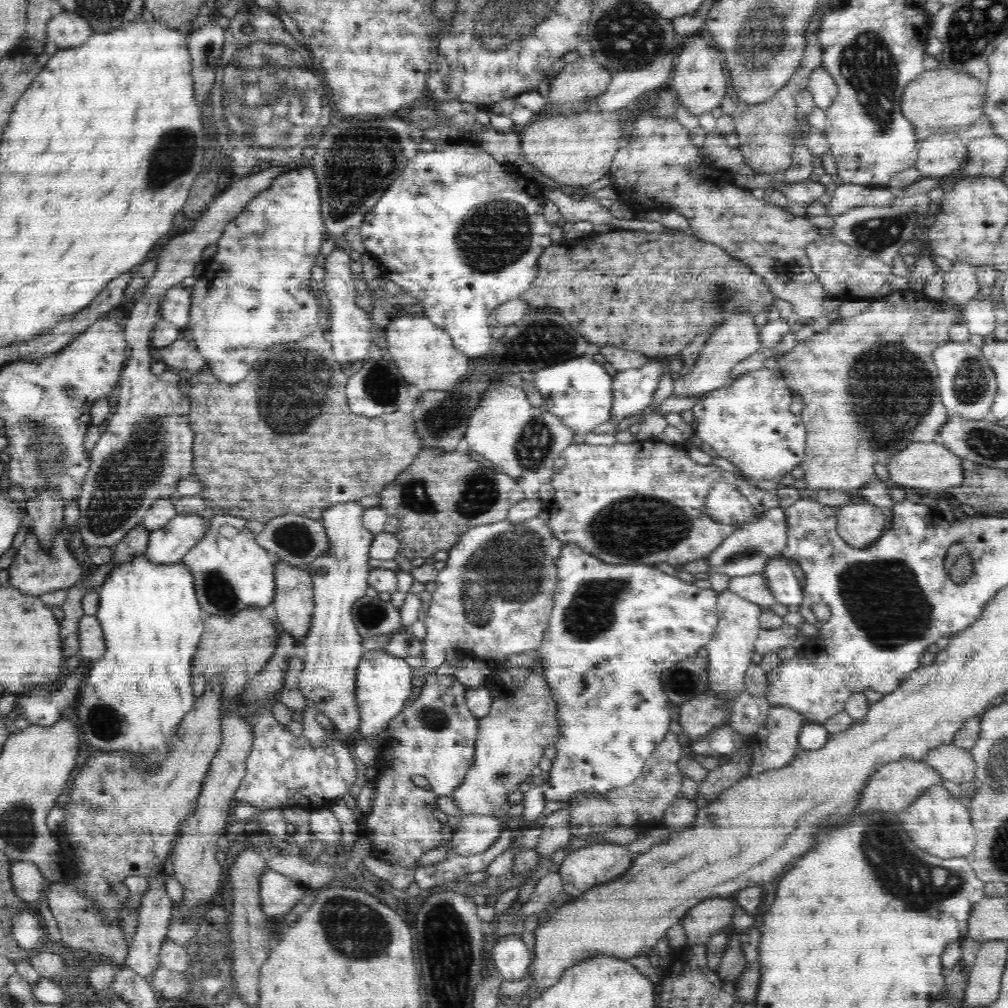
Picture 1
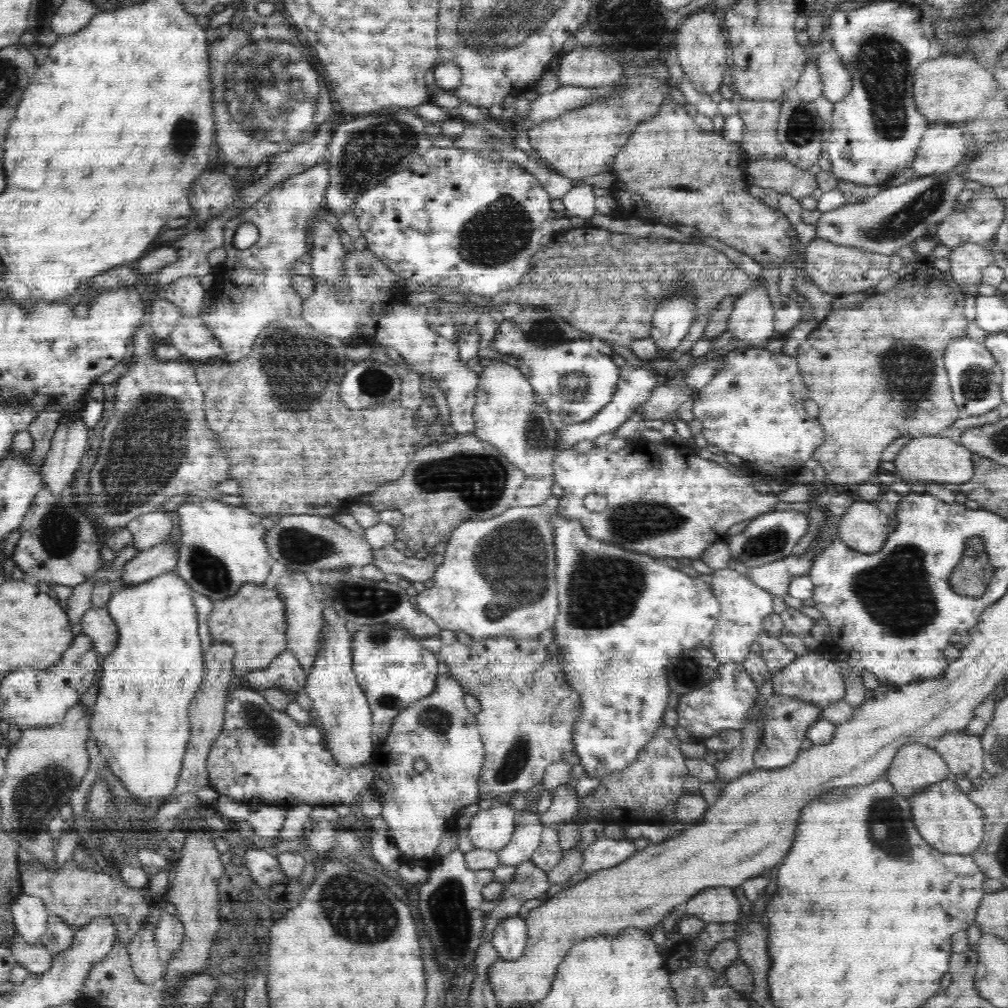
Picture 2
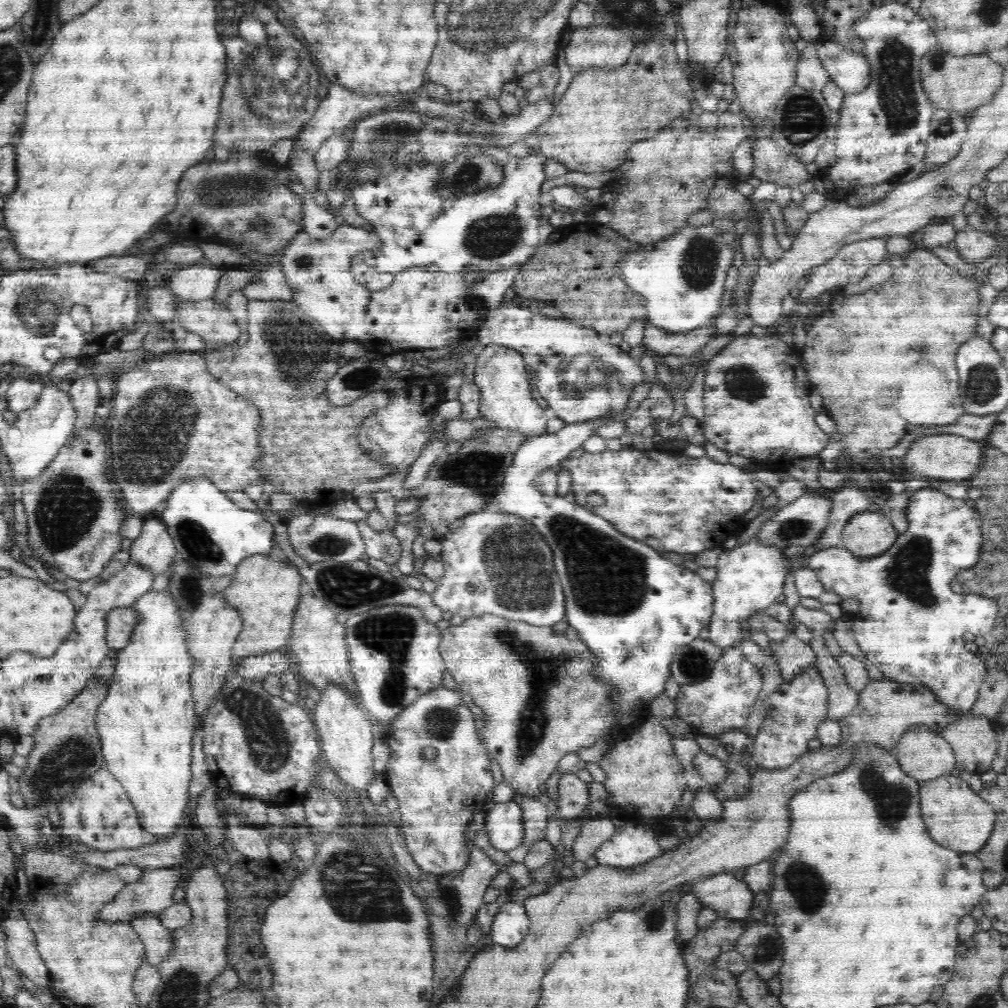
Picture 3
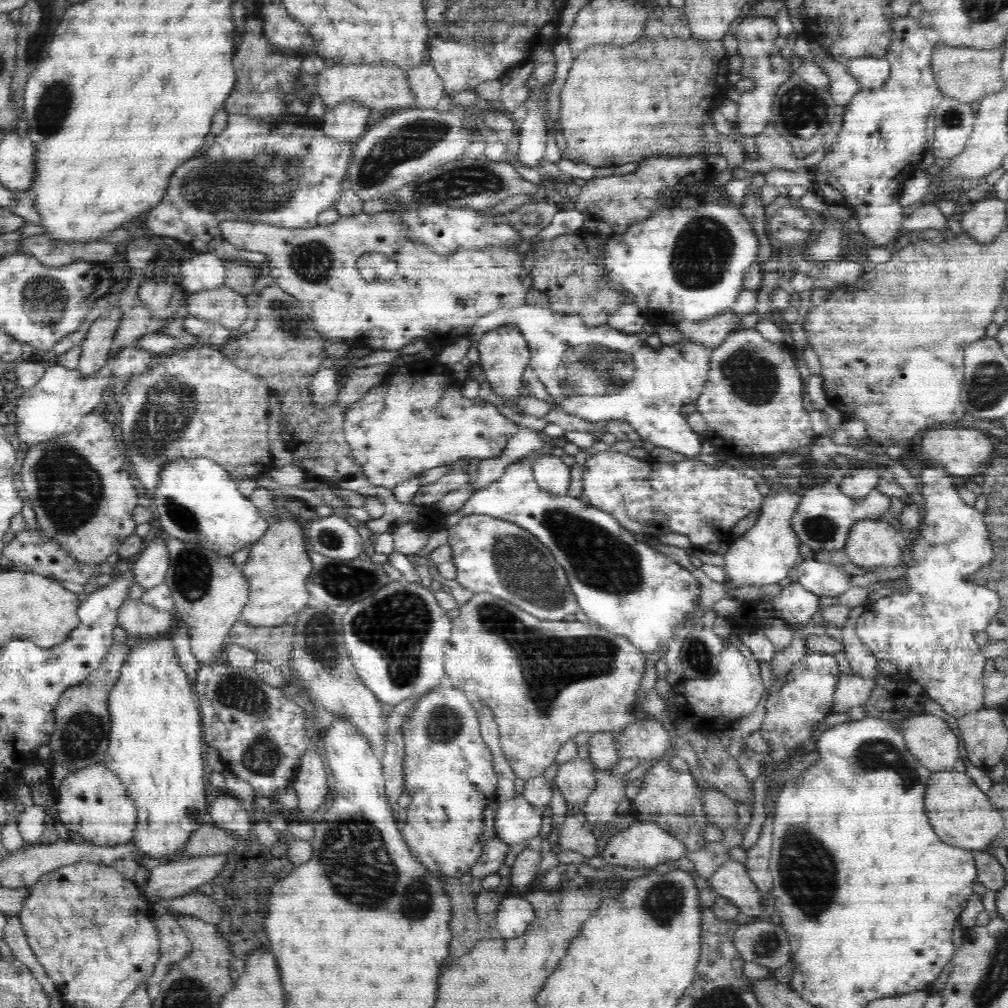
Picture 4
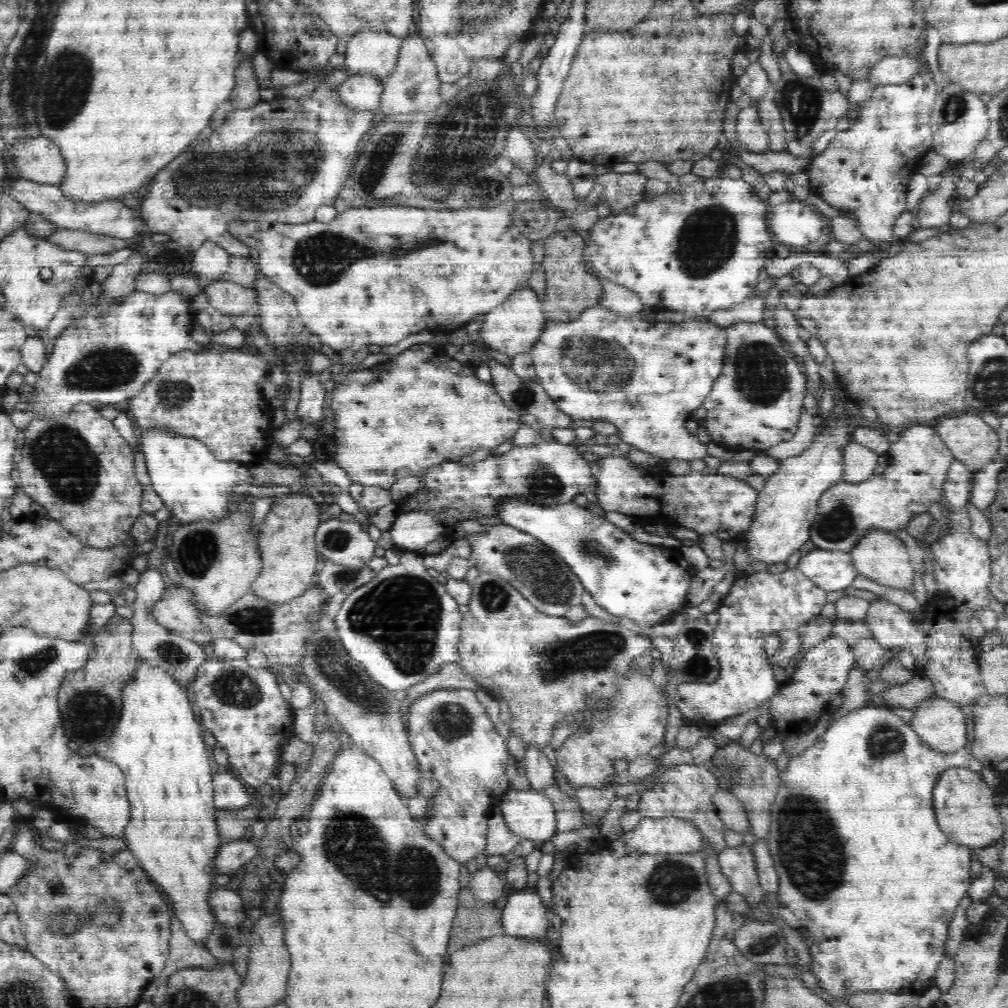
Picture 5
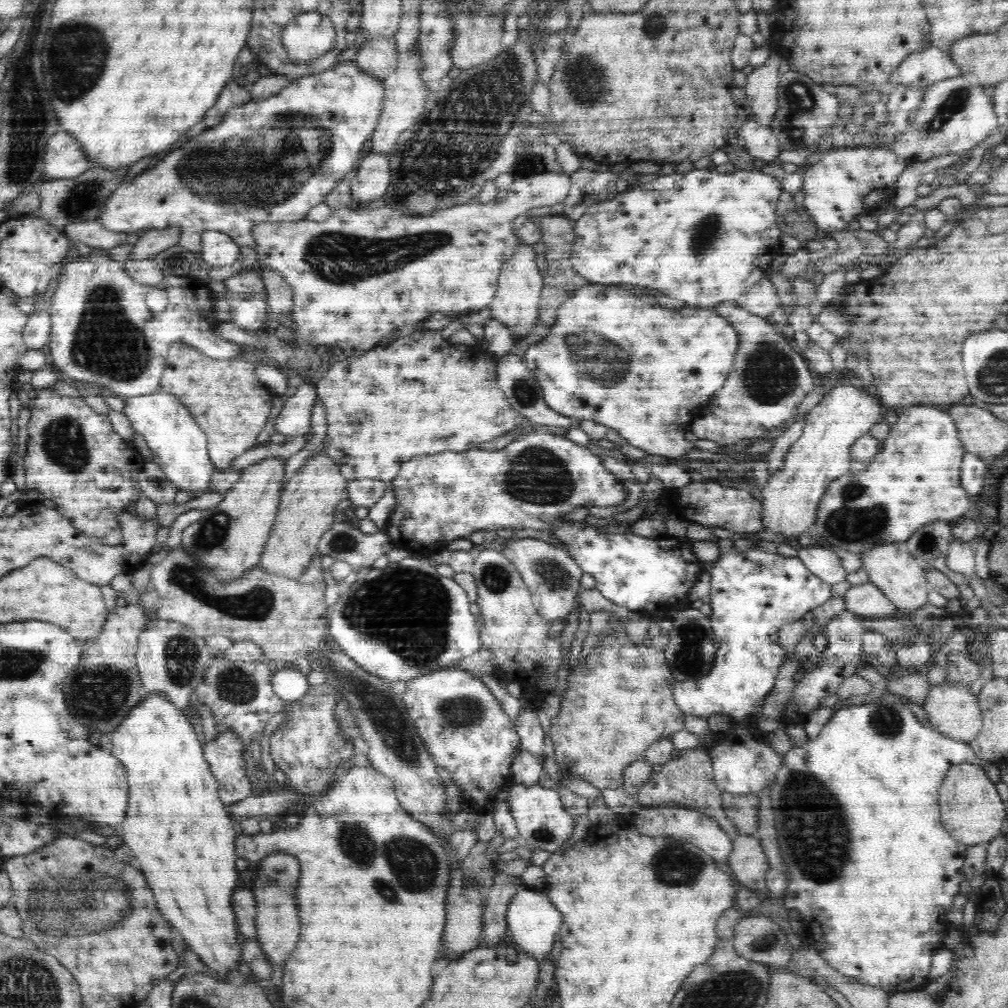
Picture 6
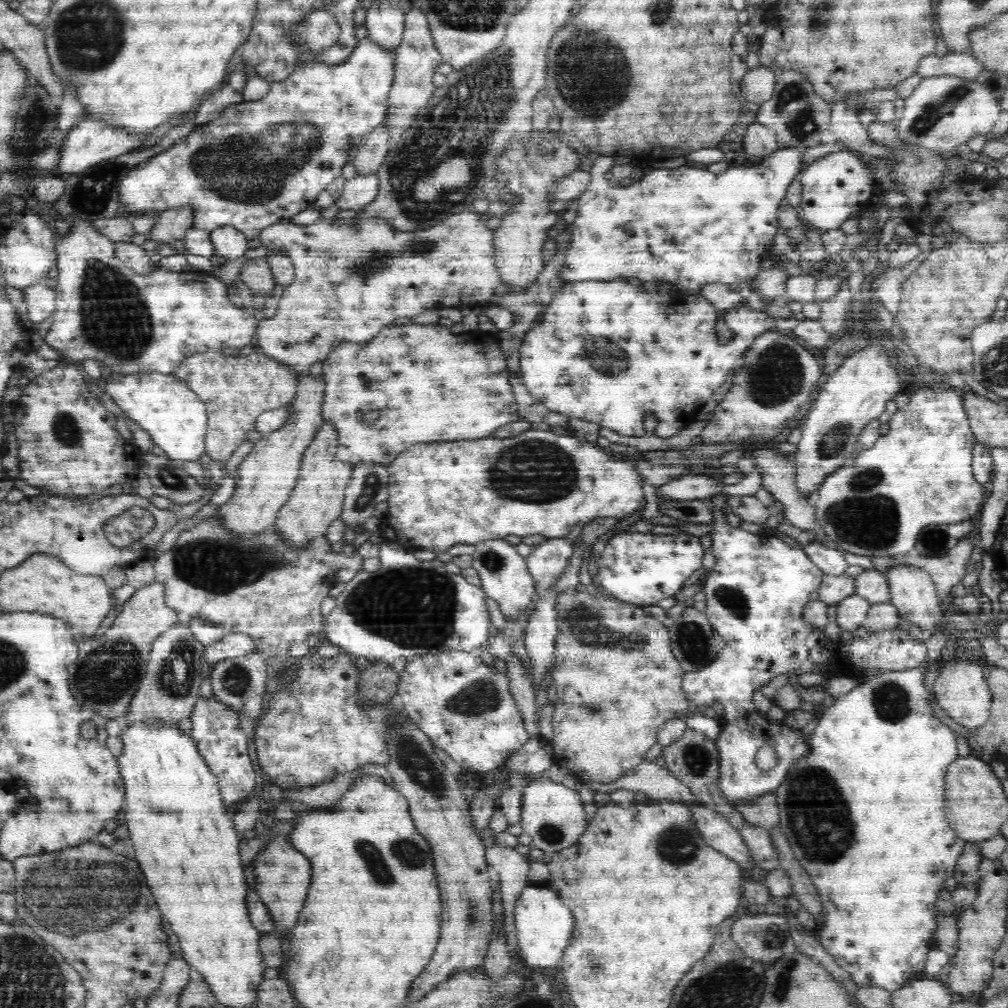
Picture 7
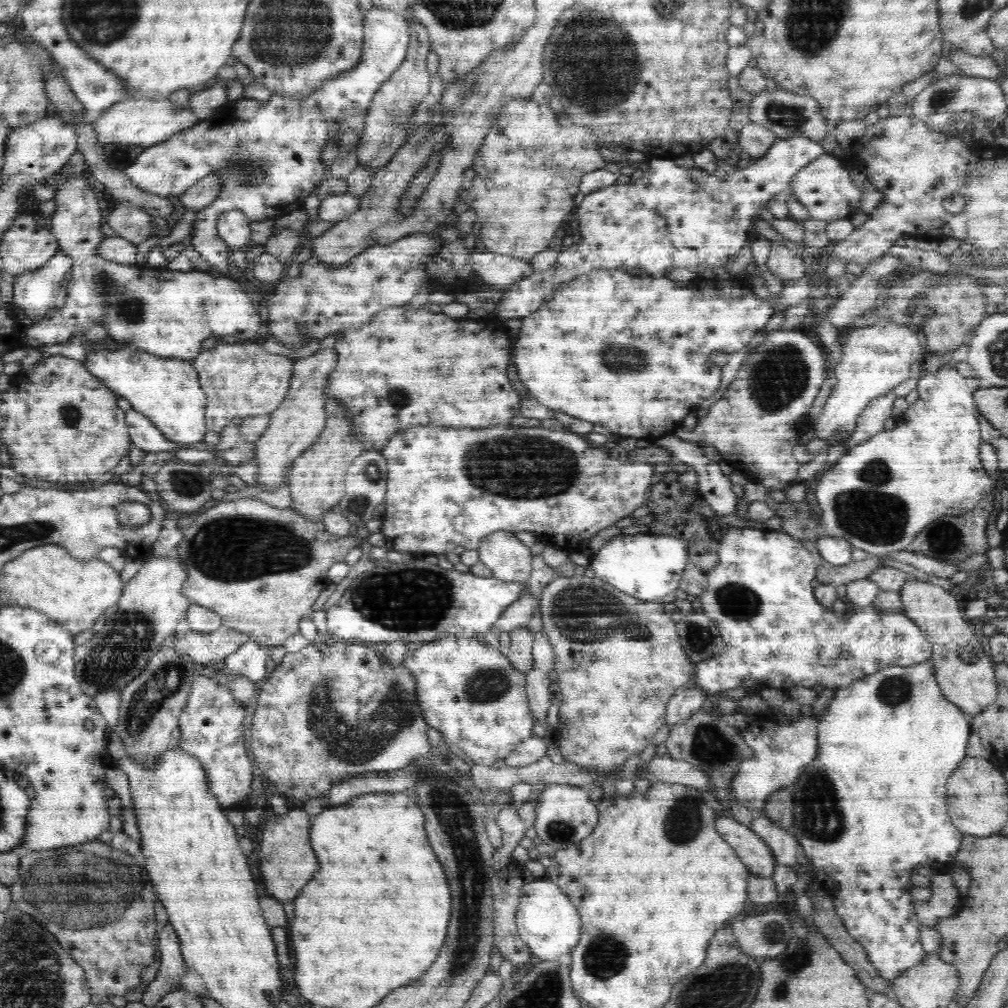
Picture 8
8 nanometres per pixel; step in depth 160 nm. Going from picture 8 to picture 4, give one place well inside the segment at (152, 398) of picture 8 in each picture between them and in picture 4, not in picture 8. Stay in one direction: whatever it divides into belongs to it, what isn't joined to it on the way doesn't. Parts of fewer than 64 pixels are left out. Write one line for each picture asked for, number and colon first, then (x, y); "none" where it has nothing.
4: (196, 500)
5: (194, 485)
6: (179, 447)
7: (175, 418)

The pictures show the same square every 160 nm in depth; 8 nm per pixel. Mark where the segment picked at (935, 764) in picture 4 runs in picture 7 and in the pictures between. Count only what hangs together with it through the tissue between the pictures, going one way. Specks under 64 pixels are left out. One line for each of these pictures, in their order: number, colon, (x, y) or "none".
5: (940, 724)
6: (953, 710)
7: (961, 690)

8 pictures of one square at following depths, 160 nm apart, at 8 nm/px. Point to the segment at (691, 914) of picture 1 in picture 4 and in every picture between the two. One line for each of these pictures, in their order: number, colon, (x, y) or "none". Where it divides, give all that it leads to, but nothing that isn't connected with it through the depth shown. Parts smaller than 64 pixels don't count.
2: (719, 904)
3: (731, 898)
4: (731, 880)

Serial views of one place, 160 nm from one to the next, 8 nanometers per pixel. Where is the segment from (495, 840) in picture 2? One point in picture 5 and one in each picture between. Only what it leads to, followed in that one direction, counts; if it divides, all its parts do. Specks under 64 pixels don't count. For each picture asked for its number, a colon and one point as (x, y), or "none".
3: (504, 822)
4: (516, 820)
5: (530, 814)

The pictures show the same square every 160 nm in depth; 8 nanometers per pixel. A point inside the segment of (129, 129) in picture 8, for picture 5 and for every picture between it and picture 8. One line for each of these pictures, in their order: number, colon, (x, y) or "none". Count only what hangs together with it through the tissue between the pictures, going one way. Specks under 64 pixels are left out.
5: (37, 159)
6: (64, 158)
7: (90, 142)

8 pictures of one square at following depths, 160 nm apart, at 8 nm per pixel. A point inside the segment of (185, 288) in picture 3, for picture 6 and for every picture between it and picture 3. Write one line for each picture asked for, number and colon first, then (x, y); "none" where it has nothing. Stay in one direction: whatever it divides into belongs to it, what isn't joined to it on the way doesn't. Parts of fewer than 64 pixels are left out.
4: (204, 271)
5: (208, 263)
6: (217, 249)

